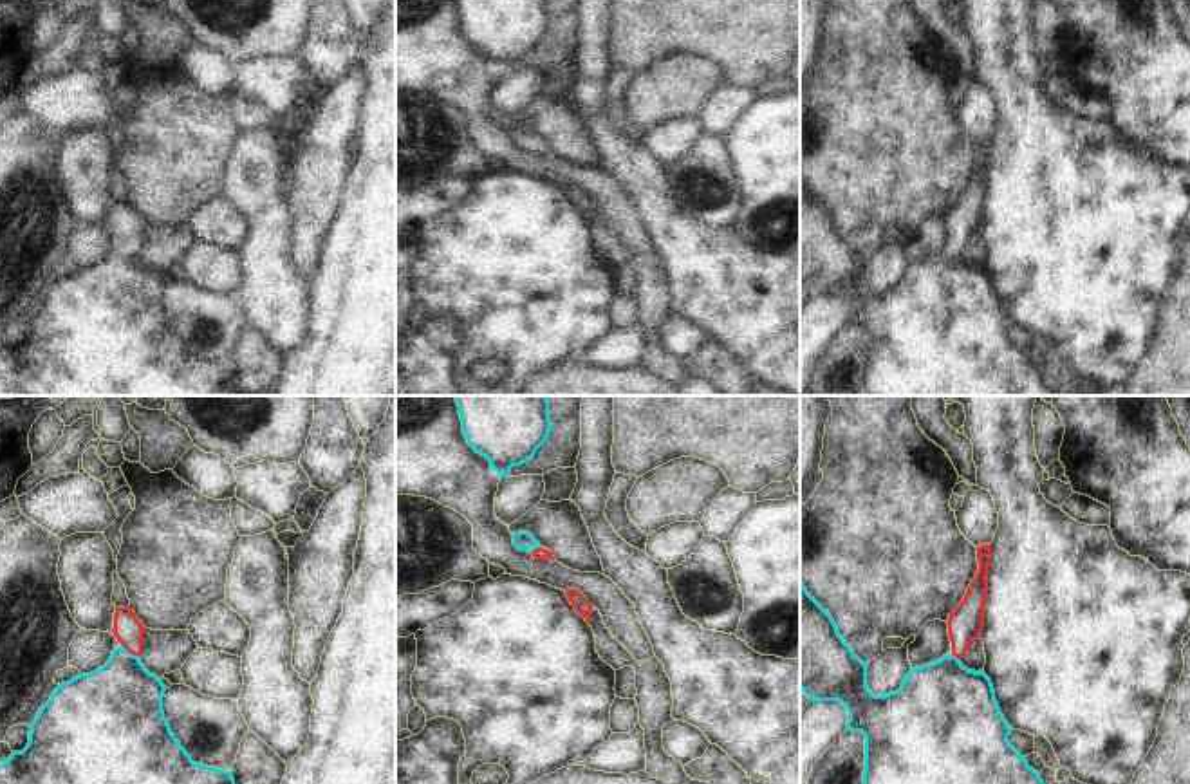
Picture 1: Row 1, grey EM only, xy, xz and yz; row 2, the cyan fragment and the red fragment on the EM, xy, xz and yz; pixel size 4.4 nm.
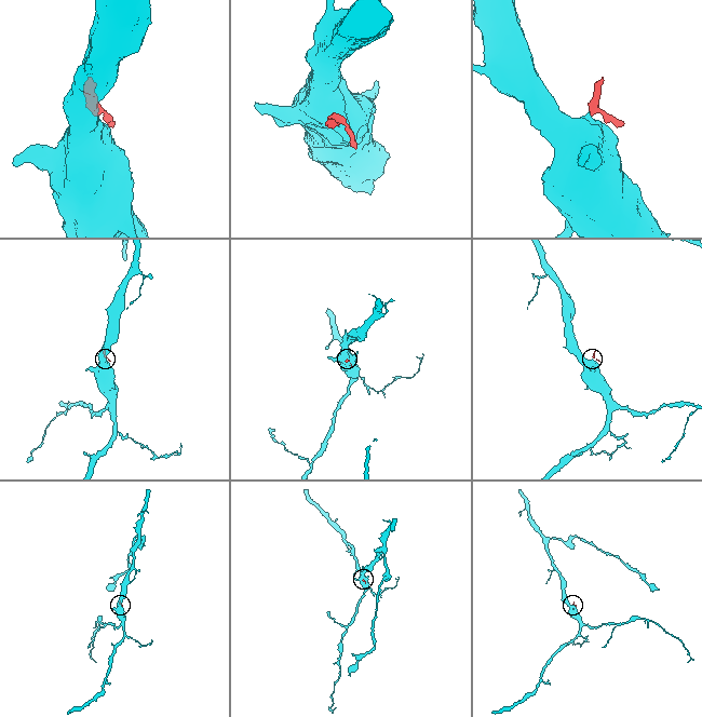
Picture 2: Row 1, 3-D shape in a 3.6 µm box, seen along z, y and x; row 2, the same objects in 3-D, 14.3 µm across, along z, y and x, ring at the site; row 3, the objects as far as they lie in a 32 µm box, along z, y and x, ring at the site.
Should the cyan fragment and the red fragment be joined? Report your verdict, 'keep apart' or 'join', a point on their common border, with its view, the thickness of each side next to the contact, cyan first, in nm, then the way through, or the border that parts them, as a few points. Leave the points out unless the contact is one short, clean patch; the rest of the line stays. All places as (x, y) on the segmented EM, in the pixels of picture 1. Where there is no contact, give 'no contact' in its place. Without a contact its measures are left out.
join; meets cyan in xy at (127, 651); 380 nm thick on the cyan side, 130 nm on the other; runs through xy (120, 705), (127, 651), (129, 631)

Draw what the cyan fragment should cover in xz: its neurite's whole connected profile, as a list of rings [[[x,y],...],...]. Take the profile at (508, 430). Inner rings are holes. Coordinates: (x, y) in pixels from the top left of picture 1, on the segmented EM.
[[[453,396],[468,444],[486,457],[491,468],[507,477],[513,466],[535,457],[551,432],[549,401],[545,396]]]

